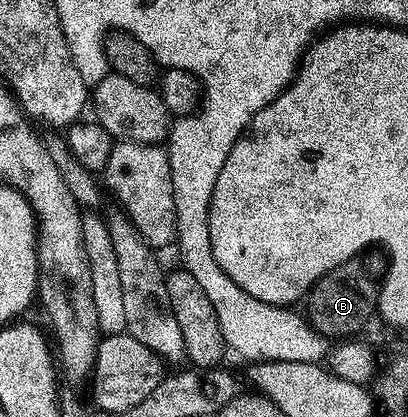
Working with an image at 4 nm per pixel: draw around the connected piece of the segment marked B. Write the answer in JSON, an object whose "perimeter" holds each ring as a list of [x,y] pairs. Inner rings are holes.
{"perimeter":[[[369,248],[326,272],[326,276],[317,280],[306,295],[306,317],[310,325],[329,340],[348,340],[359,335],[356,333],[371,320],[372,314],[374,318],[377,313],[380,287],[388,273],[388,263],[387,257],[379,249]]]}

